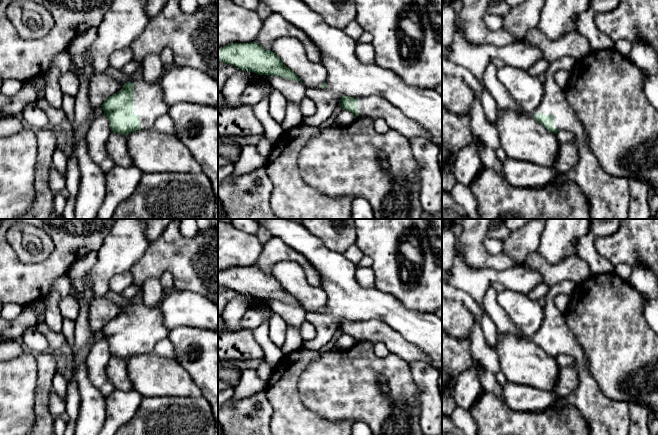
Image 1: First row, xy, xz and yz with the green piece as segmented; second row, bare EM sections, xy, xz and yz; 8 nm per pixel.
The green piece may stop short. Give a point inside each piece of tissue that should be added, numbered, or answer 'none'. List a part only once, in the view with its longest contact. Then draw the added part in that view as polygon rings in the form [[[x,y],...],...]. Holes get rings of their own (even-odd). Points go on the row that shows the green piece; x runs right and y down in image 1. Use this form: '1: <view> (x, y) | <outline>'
1: xy (149, 104) | [[[141,66],[129,82],[134,84],[133,112],[140,116],[141,129],[154,127],[155,121],[168,113],[170,106],[164,101],[162,89],[158,83],[144,81]]]

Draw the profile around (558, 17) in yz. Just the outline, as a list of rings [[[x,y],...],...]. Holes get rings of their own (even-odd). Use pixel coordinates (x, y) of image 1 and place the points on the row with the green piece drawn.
[[[544,0],[537,28],[549,39],[576,30],[578,16],[590,8],[591,0]]]

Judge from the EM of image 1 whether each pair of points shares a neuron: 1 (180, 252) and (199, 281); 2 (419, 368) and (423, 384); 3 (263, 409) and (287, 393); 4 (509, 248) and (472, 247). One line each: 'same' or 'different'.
1: same
2: same
3: different
4: different

